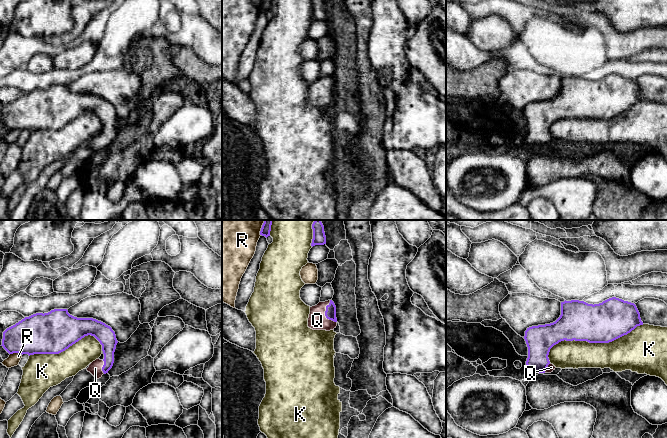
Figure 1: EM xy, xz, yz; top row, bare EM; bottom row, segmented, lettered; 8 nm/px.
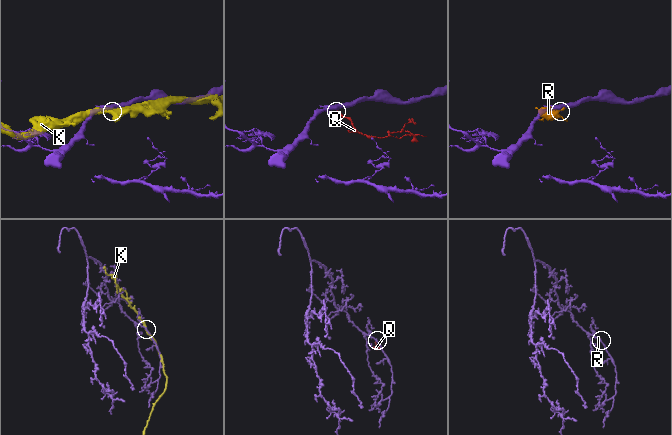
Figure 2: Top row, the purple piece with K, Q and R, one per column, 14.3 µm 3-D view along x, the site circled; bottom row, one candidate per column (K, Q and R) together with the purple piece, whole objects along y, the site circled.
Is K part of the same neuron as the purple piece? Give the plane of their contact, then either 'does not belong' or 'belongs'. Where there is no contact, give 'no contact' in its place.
contact in yz; does not belong

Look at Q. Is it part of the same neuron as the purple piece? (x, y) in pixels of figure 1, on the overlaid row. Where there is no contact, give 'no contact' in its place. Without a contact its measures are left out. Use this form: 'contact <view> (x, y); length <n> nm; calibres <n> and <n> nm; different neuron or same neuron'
contact xz (325, 314); length 190 nm; calibres 90 and 150 nm; same neuron

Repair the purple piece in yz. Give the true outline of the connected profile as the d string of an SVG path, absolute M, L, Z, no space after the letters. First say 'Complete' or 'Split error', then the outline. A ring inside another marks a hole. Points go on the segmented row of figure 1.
Split error. M612 297L599 304L571 300L561 302L561 315L553 323L532 326L525 331L524 339L528 347L526 365L536 373L551 373L555 366L550 363L550 349L561 341L587 341L589 343L609 343L627 335L637 326L643 325L640 313L634 303Z

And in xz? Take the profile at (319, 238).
Complete. M315 220L312 224L313 229L313 239L311 246L324 245L326 244L326 236L324 232L324 226L321 220Z

